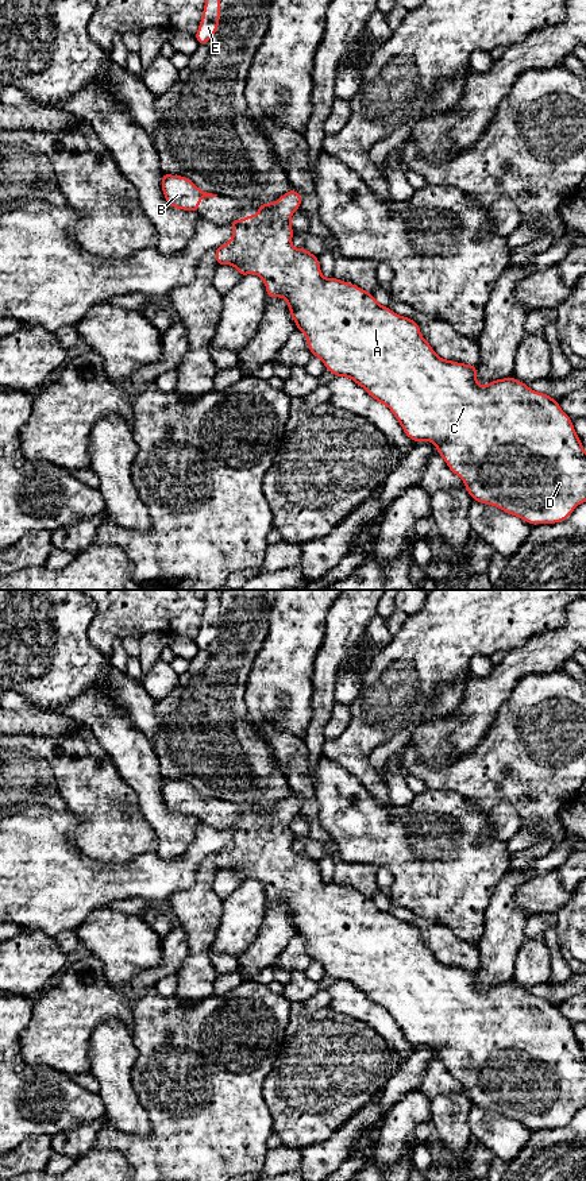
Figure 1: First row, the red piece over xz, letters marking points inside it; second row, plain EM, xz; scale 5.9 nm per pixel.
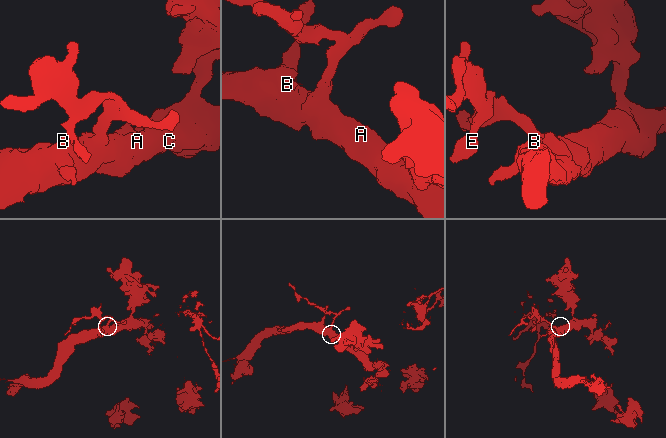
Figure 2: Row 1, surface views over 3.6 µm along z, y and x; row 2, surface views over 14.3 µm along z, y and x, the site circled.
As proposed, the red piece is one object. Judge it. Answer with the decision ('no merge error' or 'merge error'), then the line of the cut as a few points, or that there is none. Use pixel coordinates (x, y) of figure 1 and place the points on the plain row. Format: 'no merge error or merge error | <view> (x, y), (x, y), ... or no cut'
no merge error | no cut

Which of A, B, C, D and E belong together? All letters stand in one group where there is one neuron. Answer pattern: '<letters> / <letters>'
A B C D E

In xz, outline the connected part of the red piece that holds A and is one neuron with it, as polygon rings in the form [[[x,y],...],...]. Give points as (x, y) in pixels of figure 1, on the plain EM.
[[[293,792],[278,802],[278,804],[267,808],[258,808],[259,818],[243,822],[240,826],[234,823],[232,842],[228,848],[221,849],[215,854],[215,862],[219,871],[231,869],[238,873],[240,881],[247,879],[255,879],[262,883],[267,896],[267,904],[274,902],[282,902],[286,904],[290,914],[290,922],[297,930],[297,935],[302,937],[308,945],[308,953],[313,961],[323,965],[325,974],[331,976],[335,981],[351,983],[356,989],[363,992],[367,999],[383,1008],[390,1014],[394,1022],[398,1024],[405,1039],[413,1046],[431,1046],[436,1050],[437,1058],[444,1064],[448,1073],[458,1080],[466,1089],[466,1095],[471,1100],[473,1105],[482,1107],[485,1109],[493,1109],[502,1116],[516,1120],[531,1130],[537,1128],[556,1128],[567,1124],[574,1114],[586,1105],[586,1057],[583,1050],[574,1034],[571,1023],[562,1015],[559,1007],[551,1003],[548,999],[533,996],[527,988],[517,985],[514,981],[496,984],[485,991],[477,987],[477,969],[464,969],[459,966],[446,965],[436,960],[431,949],[421,941],[420,929],[410,925],[409,922],[402,922],[388,911],[378,908],[373,898],[365,896],[359,891],[343,887],[340,884],[324,883],[320,876],[320,868],[316,860],[311,858],[307,853],[294,853],[292,850],[293,833],[290,825],[293,817],[300,814],[301,799]]]

